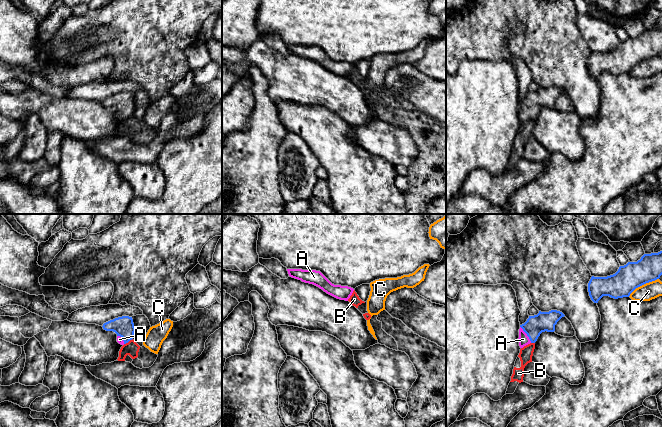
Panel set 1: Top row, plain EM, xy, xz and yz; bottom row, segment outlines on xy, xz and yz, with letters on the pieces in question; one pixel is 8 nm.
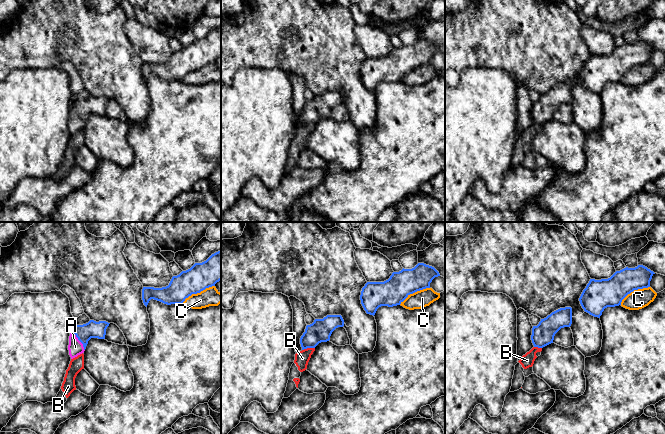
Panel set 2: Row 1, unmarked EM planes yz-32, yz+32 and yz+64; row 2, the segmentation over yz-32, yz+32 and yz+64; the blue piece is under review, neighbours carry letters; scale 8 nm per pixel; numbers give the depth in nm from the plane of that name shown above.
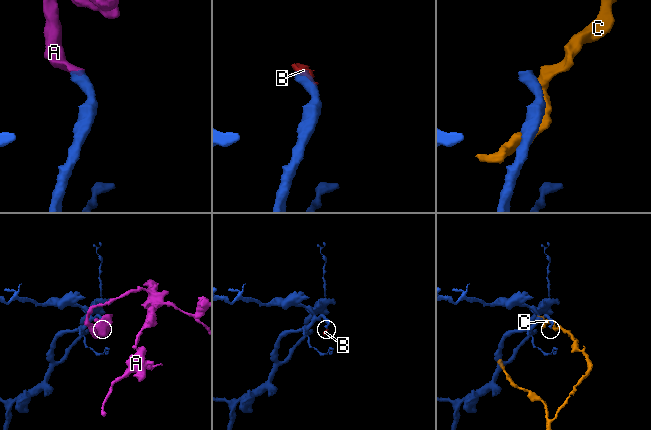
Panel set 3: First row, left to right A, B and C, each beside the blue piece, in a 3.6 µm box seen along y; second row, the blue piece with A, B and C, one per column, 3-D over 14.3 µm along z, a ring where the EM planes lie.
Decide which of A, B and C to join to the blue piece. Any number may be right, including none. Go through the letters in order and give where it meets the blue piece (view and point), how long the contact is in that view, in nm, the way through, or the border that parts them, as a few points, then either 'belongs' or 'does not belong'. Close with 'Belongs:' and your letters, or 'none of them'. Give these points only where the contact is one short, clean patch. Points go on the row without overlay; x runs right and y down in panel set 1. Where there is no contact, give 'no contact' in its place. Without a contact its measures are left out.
A: yz (526, 109) | 160 nm | across yz (544, 97), (536, 100), (526, 109), (523, 115) | belongs
B: xy (128, 117) | 90 nm | along xy (132, 114), (124, 120) | does not belong
C: yz (643, 60) | 280 nm | does not belong
Belongs: A

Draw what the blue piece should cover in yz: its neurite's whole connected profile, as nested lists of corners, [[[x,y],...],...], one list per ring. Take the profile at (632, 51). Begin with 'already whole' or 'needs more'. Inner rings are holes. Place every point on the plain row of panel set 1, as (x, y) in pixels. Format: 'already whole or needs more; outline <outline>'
already whole; outline [[[662,27],[644,30],[637,38],[628,38],[618,47],[607,53],[592,52],[588,68],[594,79],[603,72],[614,75],[629,73],[638,63],[655,57],[662,51]]]

